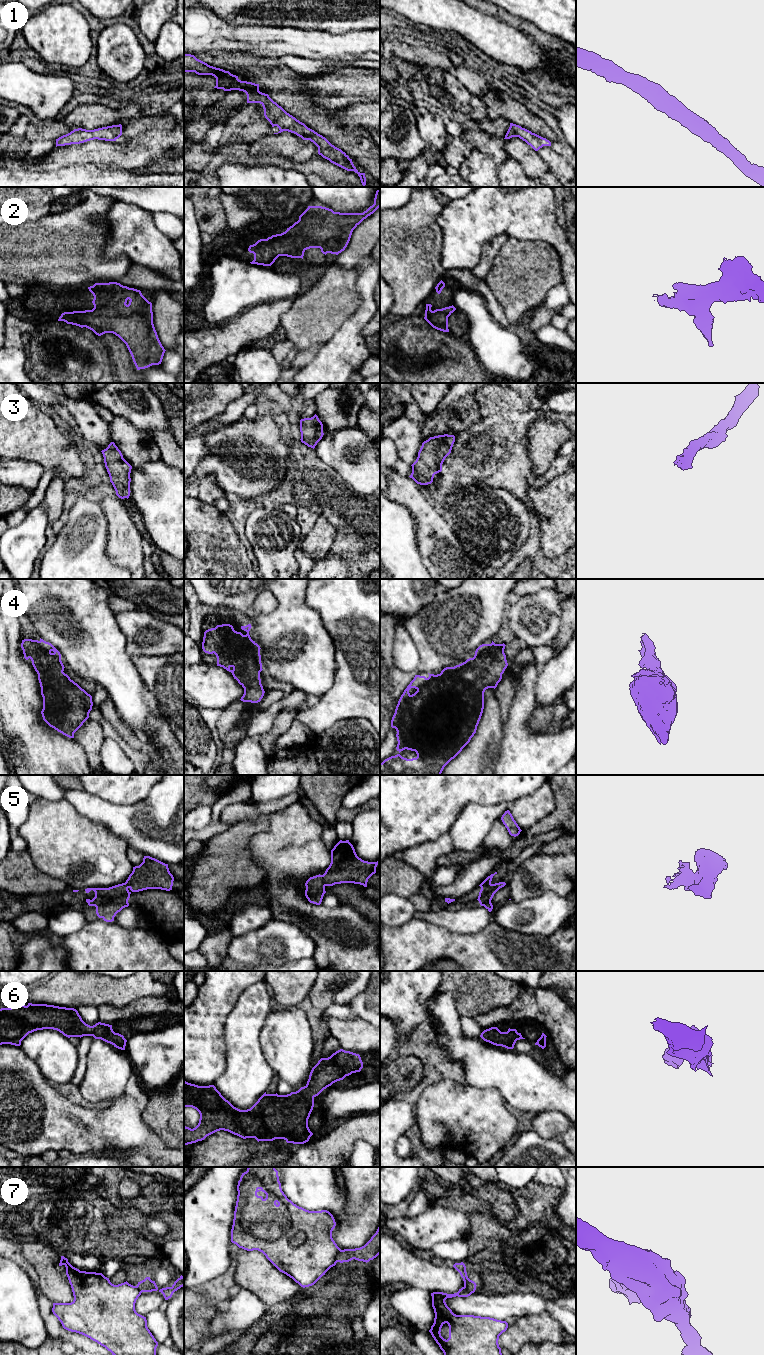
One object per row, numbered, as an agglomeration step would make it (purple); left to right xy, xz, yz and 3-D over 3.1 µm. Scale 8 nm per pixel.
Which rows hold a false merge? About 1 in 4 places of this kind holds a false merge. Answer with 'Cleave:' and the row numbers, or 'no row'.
Cleave: 7

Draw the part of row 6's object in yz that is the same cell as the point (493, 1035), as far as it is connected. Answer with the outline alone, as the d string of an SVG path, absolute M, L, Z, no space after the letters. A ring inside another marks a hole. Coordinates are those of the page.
M497 1027L484 1030L480 1037L486 1042L507 1049L513 1049L517 1040L525 1039L516 1029L509 1028L507 1032L501 1032Z

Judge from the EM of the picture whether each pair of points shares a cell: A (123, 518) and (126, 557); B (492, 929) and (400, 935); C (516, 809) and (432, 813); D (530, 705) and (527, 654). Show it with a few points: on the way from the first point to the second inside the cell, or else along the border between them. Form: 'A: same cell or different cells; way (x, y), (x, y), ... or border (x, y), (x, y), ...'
A: same cell; way (123, 528), (124, 547)
B: same cell; way (469, 942), (423, 942)
C: different cells; border (529, 794), (506, 803)
D: different cells; border (532, 662), (526, 662), (521, 666), (518, 684)

